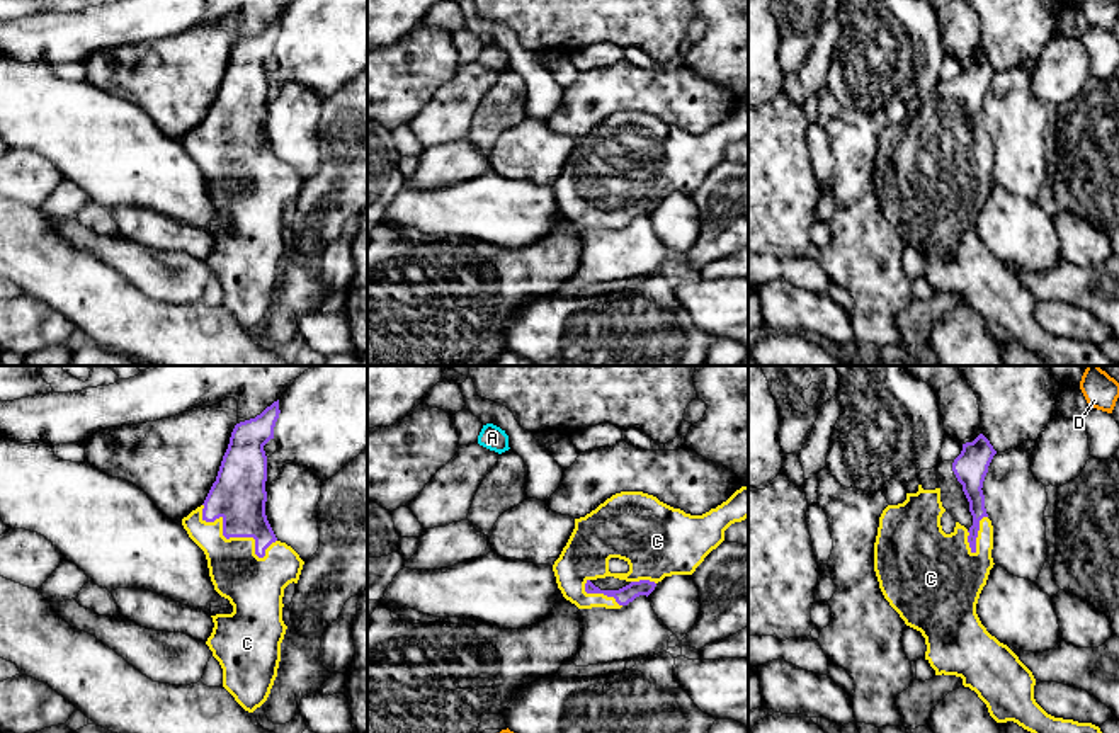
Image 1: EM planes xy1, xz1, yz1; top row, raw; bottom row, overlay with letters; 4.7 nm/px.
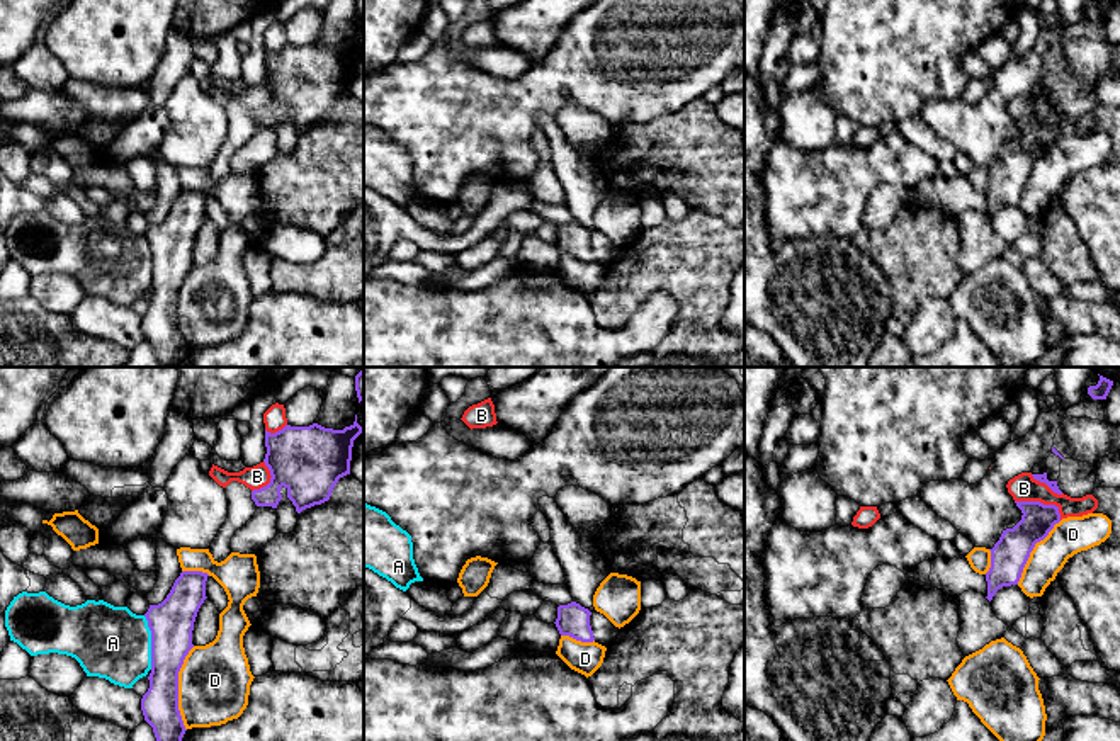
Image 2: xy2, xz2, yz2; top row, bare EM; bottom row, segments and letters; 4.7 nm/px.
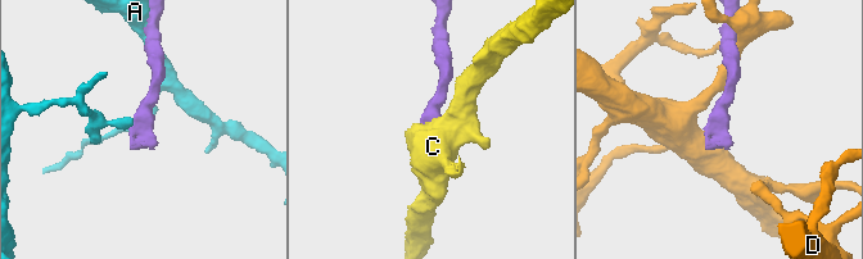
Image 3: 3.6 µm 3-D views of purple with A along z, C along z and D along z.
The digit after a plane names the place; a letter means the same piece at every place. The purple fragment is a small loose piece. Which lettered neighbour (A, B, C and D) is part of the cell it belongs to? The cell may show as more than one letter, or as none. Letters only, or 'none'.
C

